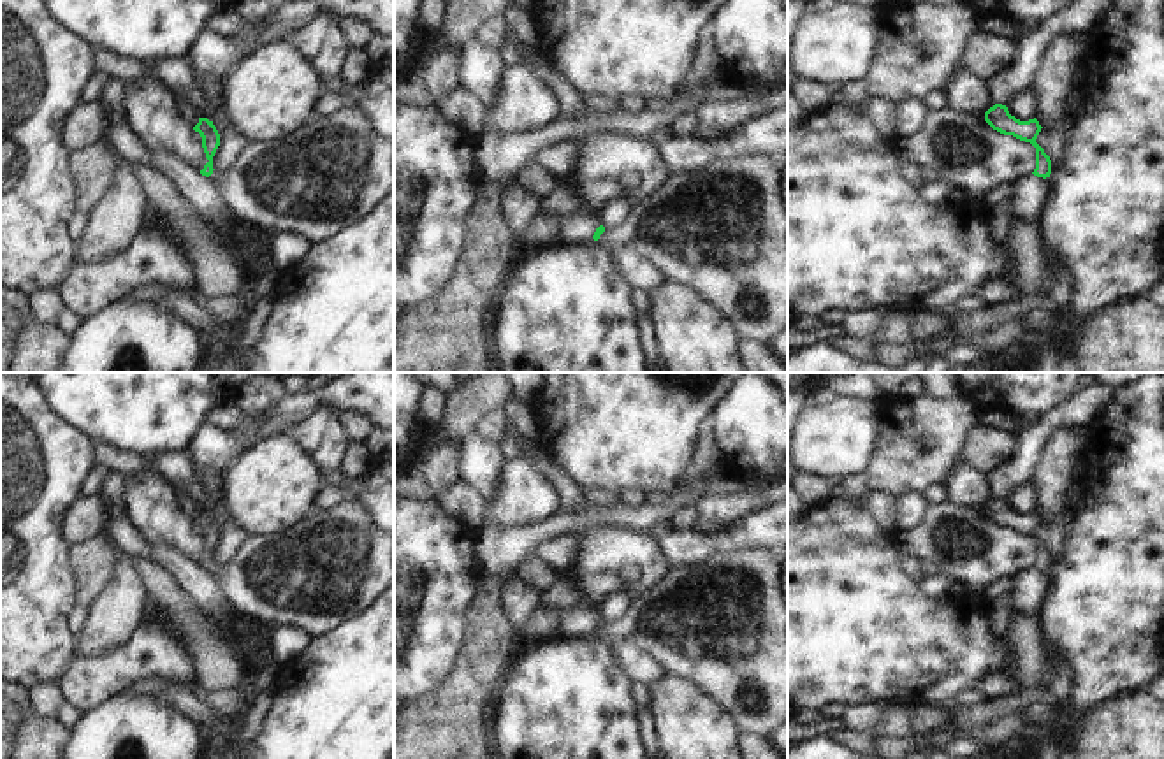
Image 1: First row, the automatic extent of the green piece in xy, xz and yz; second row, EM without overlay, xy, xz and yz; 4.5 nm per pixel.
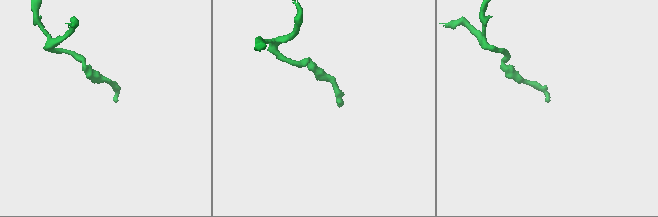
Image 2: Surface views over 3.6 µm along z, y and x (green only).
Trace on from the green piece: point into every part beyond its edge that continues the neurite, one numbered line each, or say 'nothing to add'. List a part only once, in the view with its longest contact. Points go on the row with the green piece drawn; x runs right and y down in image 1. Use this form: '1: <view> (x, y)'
nothing to add

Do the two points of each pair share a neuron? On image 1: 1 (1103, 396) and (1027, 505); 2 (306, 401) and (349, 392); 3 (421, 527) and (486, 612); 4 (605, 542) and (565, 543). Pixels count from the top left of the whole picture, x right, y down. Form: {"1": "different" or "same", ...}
{"1": "different", "2": "same", "3": "different", "4": "different"}

